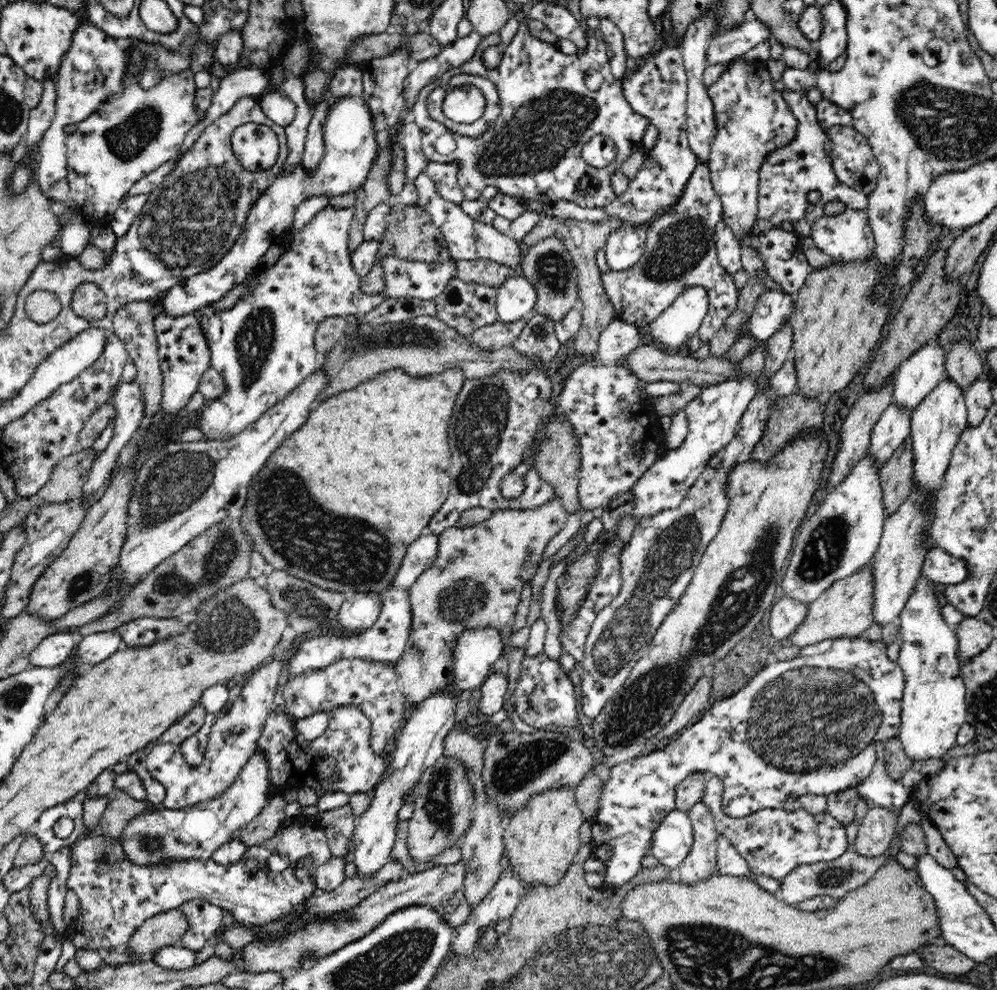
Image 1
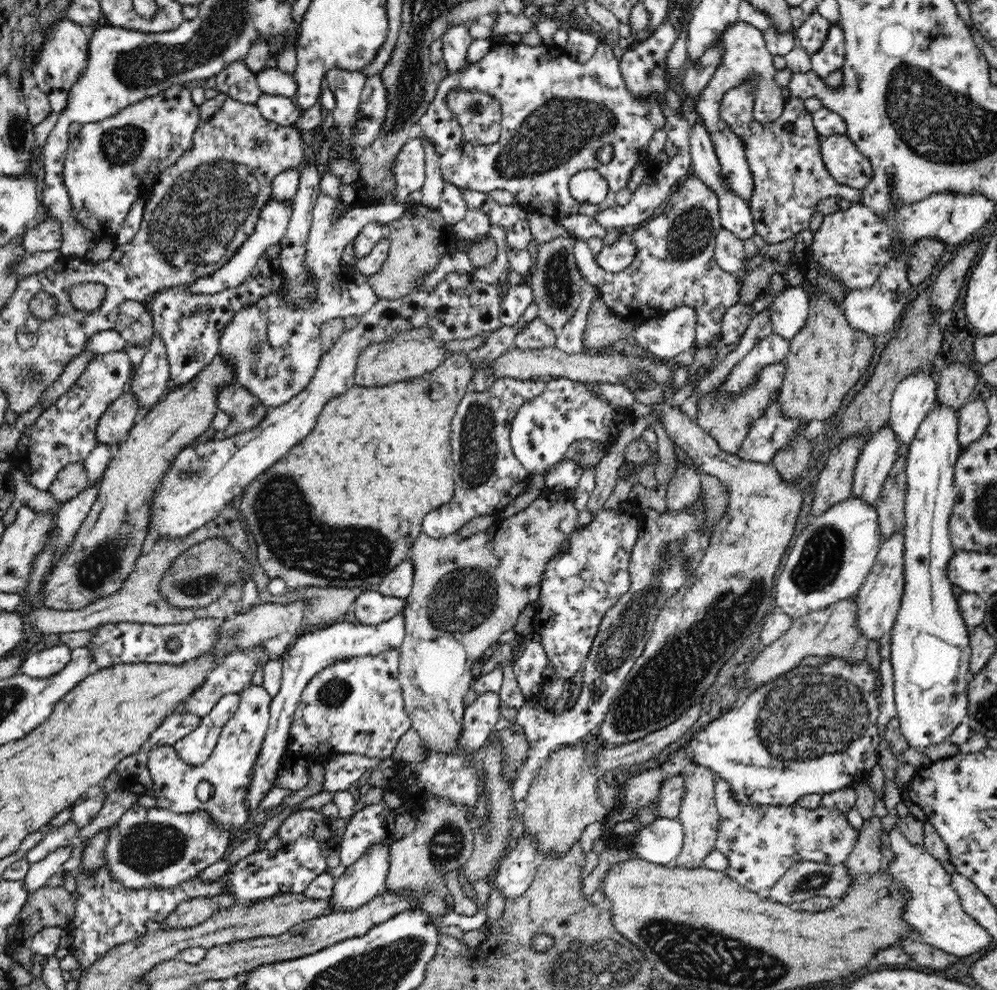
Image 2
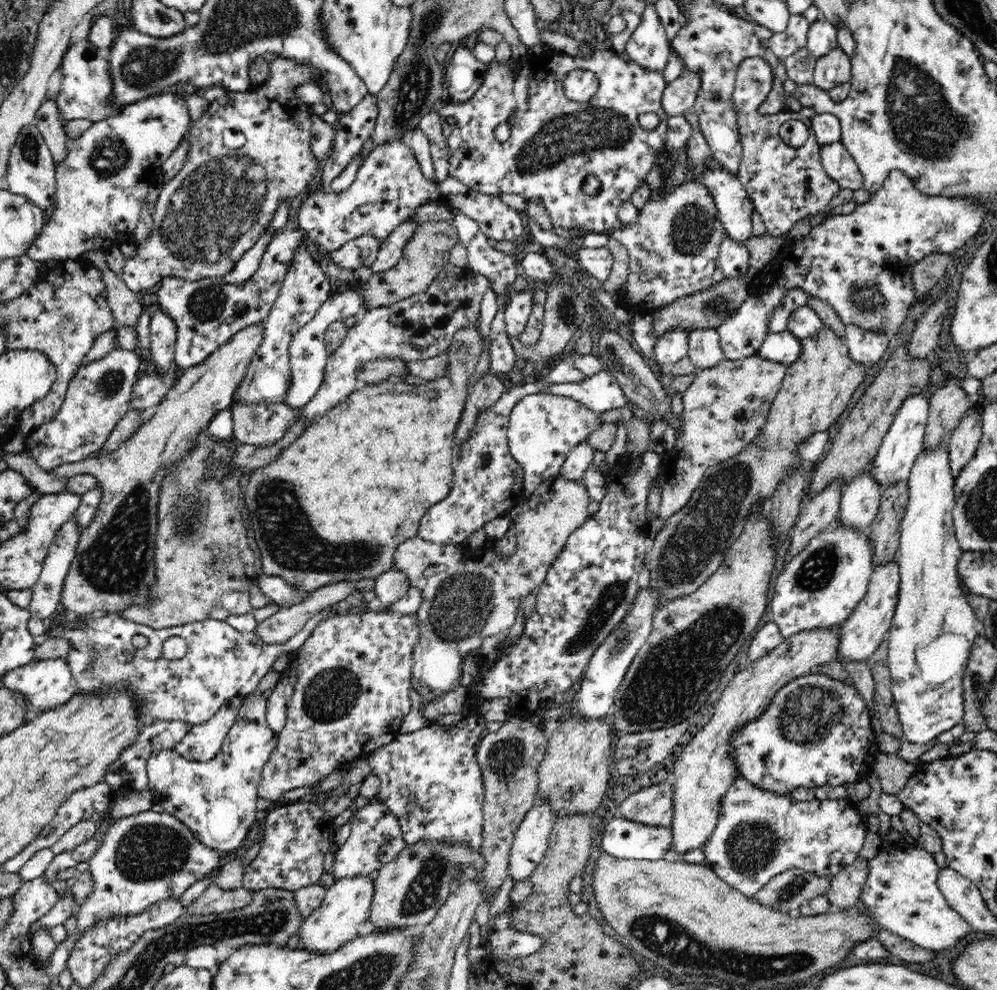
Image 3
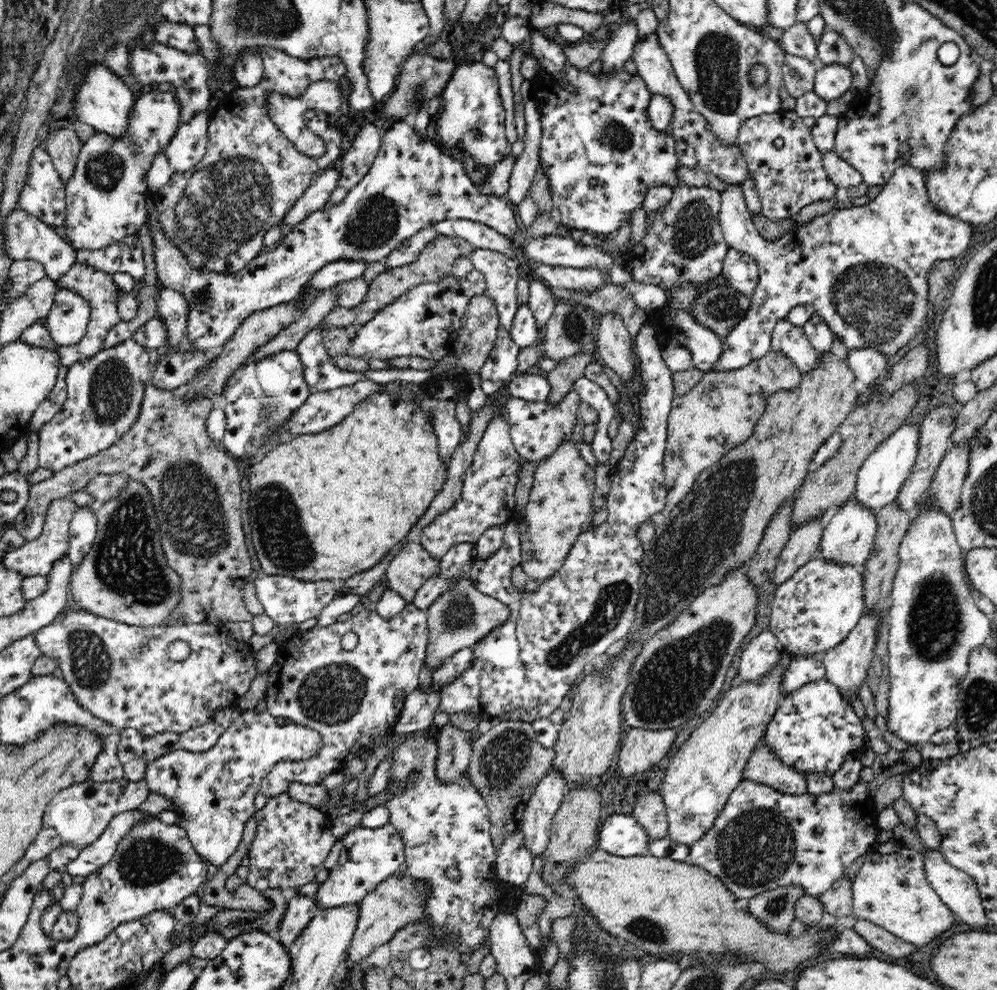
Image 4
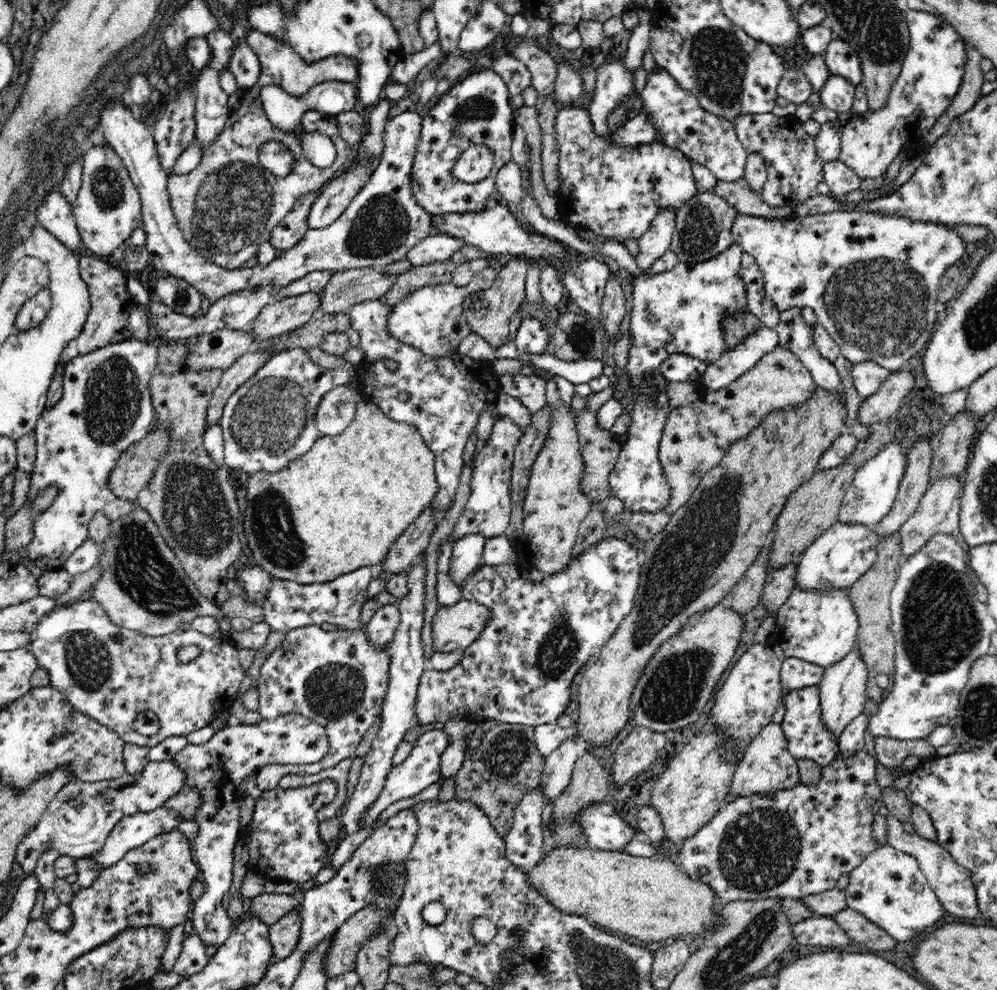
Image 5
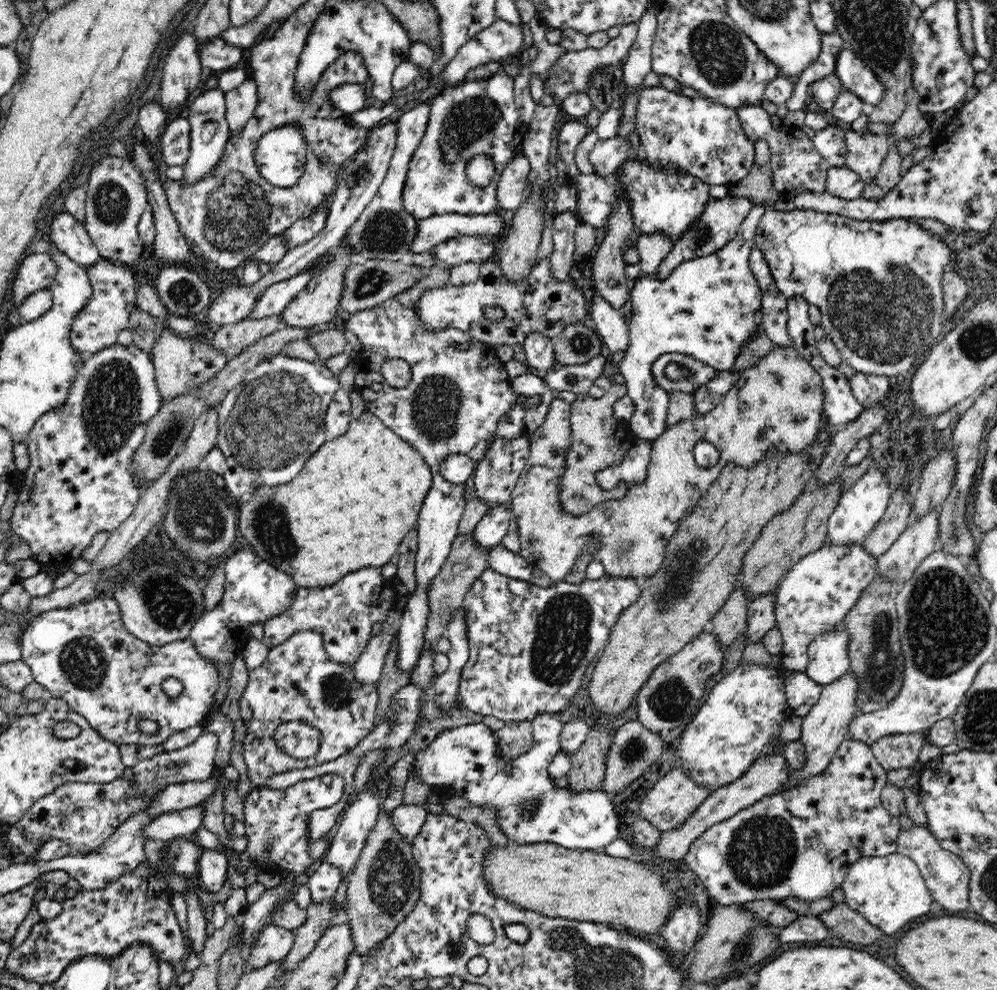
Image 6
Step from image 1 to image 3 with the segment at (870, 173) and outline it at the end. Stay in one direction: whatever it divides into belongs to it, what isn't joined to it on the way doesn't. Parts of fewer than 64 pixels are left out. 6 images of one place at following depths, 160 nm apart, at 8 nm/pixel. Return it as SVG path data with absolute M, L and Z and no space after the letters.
M836 141L821 147L821 164L827 176L840 188L851 188L853 191L863 188L863 177L846 147Z

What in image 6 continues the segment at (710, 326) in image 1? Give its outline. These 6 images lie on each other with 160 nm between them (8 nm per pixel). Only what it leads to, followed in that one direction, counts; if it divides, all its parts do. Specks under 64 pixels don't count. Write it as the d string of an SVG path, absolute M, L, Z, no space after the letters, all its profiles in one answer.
M731 194L722 199L712 197L708 206L706 206L706 210L704 210L704 214L697 218L696 224L676 244L673 244L673 248L661 260L652 277L658 280L666 280L668 275L672 274L674 269L682 262L708 256L713 252L718 252L718 249L725 248L726 244L729 244L736 237L741 222L746 219L753 206L754 203L750 199L735 197Z

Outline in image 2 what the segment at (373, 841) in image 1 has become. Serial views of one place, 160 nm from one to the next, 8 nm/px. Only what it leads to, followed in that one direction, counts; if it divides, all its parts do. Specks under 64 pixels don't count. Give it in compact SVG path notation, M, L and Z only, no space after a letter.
M388 845L370 847L355 863L352 863L334 882L330 912L347 913L375 899L386 889L388 874Z

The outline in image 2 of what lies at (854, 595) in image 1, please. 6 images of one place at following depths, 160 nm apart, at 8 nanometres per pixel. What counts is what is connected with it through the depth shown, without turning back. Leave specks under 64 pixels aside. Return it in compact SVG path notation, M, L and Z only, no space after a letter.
M844 599L824 610L805 614L795 620L786 634L766 647L758 654L753 664L750 664L745 677L745 687L740 689L736 703L743 701L750 692L798 668L805 657L828 657L832 660L844 660L849 664L866 664L866 650L868 650L868 640L858 631L856 625L855 599Z

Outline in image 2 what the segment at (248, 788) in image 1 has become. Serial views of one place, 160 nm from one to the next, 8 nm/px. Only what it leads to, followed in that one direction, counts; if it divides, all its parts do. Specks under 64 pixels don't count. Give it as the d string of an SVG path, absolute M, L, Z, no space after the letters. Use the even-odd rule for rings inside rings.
M396 615L393 619L380 624L354 624L347 621L333 622L323 625L322 628L307 634L300 634L295 639L286 654L282 656L283 665L281 688L278 694L271 698L269 707L269 728L265 734L262 746L257 758L257 763L253 766L252 784L250 784L250 796L248 796L248 806L250 813L255 808L259 808L262 800L271 791L275 784L278 764L288 740L288 731L293 722L297 704L300 700L307 683L323 668L330 667L337 661L356 656L375 656L385 652L390 648L400 648L405 637L405 617ZM136 805L107 829L102 858L110 871L110 879L125 889L173 889L198 877L199 872L222 859L228 846L230 833L218 829L204 811L178 814Z

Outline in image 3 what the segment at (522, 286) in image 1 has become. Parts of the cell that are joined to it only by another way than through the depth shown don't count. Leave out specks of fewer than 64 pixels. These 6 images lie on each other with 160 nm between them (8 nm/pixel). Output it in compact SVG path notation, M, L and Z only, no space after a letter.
M517 290L512 296L512 300L509 300L510 304L505 306L505 325L511 338L519 339L526 328L534 304L532 296L533 293L530 290Z

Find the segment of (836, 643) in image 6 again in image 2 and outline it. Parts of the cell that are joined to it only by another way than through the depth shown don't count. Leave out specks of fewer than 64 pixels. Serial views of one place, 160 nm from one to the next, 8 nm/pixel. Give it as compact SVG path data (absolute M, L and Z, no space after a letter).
M852 496L808 521L774 584L776 608L790 615L792 622L844 599L855 599L882 543L875 507Z

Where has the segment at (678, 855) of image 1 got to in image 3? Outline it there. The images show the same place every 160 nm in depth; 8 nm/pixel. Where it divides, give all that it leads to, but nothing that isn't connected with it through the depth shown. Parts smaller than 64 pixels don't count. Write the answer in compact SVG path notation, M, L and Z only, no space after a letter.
M616 814L604 828L601 851L616 858L660 860L671 842L670 828L645 825Z

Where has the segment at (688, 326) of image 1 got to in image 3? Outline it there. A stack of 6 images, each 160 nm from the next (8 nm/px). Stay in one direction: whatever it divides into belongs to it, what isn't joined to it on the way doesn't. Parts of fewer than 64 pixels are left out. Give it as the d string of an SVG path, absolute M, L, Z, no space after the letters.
M672 329L658 336L654 349L655 360L668 368L687 356L688 331Z

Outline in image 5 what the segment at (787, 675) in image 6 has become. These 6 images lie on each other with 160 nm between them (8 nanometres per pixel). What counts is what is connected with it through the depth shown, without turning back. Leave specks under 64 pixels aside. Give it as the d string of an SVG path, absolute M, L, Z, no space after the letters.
M811 685L790 690L784 696L782 704L784 705L785 716L781 725L788 739L790 754L793 754L796 759L807 758L808 760L815 760L822 766L830 764L838 754L839 744L836 737L832 733L828 733L824 729L824 725L822 725L819 687Z

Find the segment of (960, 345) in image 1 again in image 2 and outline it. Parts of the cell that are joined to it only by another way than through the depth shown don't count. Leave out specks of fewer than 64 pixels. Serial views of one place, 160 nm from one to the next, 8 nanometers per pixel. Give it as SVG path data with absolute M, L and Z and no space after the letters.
M955 363L943 368L937 383L935 407L946 405L952 411L959 412L973 400L971 394L978 381L974 370L964 364Z

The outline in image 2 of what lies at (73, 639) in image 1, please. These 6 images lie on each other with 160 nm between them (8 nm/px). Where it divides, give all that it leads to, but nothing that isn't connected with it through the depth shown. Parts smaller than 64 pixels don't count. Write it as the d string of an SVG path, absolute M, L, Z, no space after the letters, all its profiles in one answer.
M62 645L44 650L39 647L23 660L20 673L33 680L50 680L68 665L72 652L72 649Z

